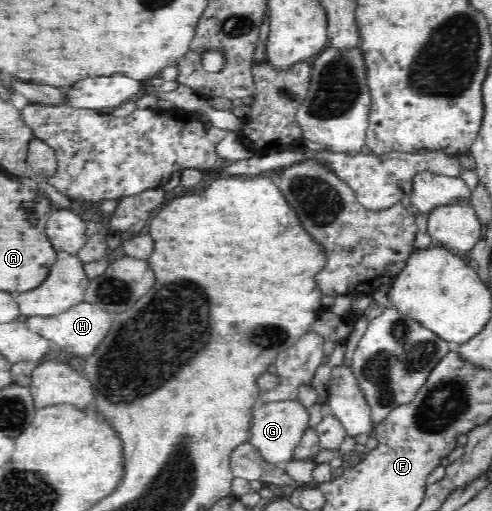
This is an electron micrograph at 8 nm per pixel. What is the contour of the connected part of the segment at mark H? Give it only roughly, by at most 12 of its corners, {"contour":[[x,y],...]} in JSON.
{"contour":[[80,301],[28,319],[53,346],[88,356],[112,314]]}

